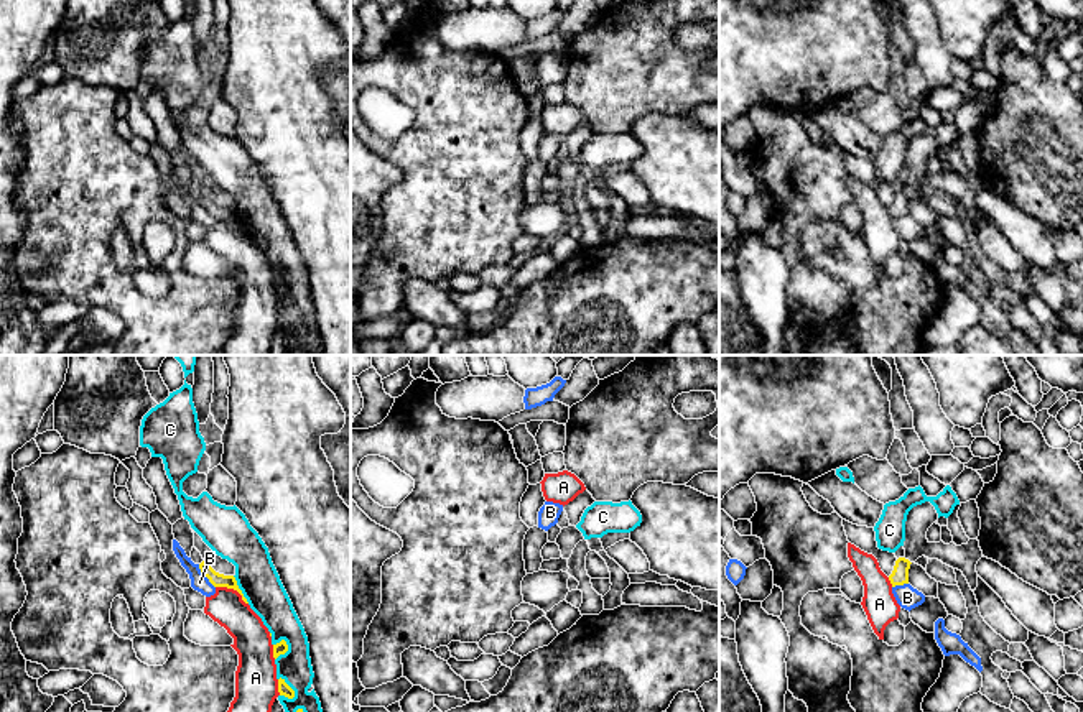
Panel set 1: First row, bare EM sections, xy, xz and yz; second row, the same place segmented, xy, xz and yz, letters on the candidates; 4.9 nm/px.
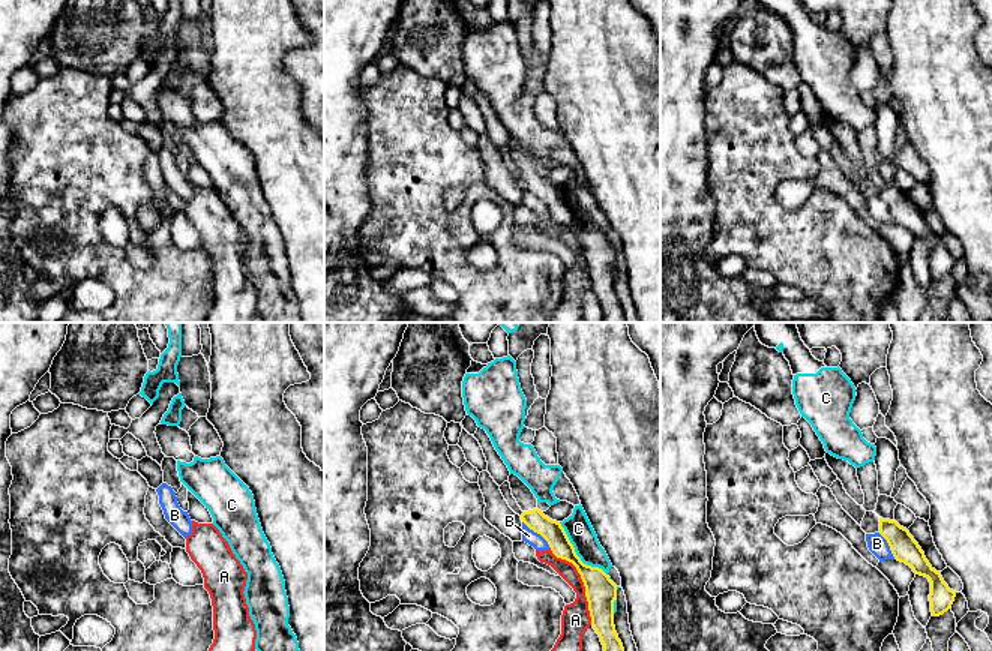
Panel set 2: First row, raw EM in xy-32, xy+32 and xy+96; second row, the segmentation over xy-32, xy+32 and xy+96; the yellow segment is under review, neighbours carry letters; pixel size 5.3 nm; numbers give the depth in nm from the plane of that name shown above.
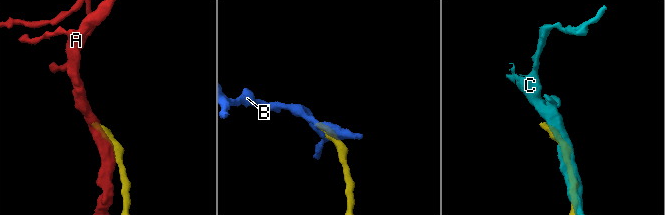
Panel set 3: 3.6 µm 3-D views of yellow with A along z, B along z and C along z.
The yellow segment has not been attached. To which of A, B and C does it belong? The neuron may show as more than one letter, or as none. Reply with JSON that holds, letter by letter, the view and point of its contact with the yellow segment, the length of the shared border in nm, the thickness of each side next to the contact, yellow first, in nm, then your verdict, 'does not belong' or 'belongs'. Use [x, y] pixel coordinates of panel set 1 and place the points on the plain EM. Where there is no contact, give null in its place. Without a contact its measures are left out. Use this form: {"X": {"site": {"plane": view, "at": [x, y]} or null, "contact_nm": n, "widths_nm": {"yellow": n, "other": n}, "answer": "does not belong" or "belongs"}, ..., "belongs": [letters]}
{"A": {"site": {"plane": "xy", "at": [232, 219]}, "contact_nm": 180, "widths_nm": {"yellow": 70, "other": 170}, "answer": "does not belong"}, "B": {"site": {"plane": "xy", "at": [204, 206]}, "contact_nm": 150, "widths_nm": {"yellow": 70, "other": 90}, "answer": "does not belong"}, "C": {"site": {"plane": "xy", "at": [290, 319]}, "contact_nm": 130, "widths_nm": {"yellow": 60, "other": 160}, "answer": "does not belong"}, "belongs": []}

